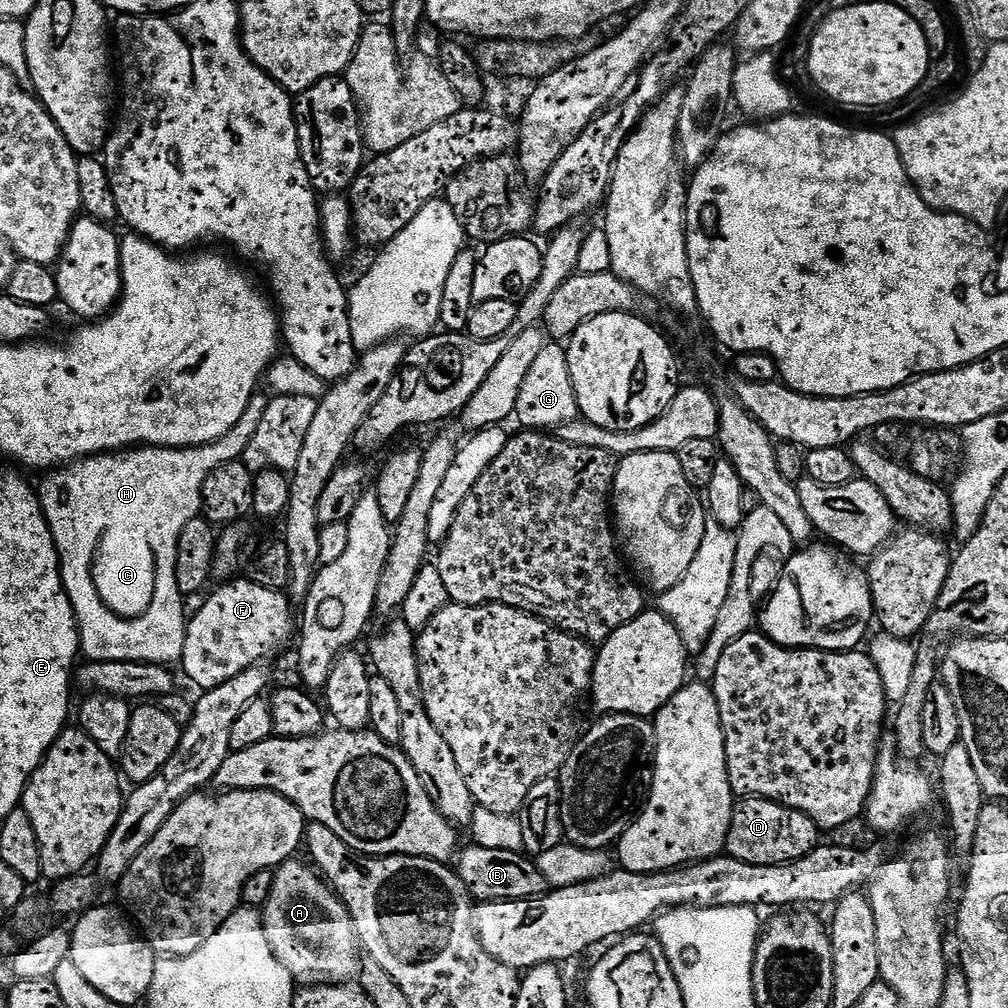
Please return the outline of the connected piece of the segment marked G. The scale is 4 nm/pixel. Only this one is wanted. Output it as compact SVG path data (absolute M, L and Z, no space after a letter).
M560 342L545 343L542 354L538 354L538 359L531 364L526 374L526 382L522 382L522 390L518 390L514 420L524 430L558 430L579 416L578 398L570 378L568 349Z

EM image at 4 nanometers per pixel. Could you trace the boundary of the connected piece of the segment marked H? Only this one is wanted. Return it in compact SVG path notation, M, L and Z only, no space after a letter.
M257 394L252 397L250 406L246 406L246 414L242 414L242 418L238 420L238 426L234 426L234 430L230 430L230 434L226 434L222 438L218 438L212 444L203 444L197 448L150 448L147 446L137 446L131 450L121 450L115 454L101 454L99 456L90 456L83 460L75 461L67 466L61 466L51 473L52 476L45 482L41 488L38 488L40 498L40 507L44 510L44 517L48 520L48 525L52 532L106 532L102 536L96 538L96 542L106 542L108 544L116 544L114 550L110 552L118 552L118 550L126 550L126 544L130 542L130 534L134 534L134 542L142 548L148 546L150 550L156 549L156 555L160 559L160 578L158 578L158 588L160 594L156 596L155 612L157 617L152 622L146 622L149 625L148 634L128 634L128 644L122 644L122 648L102 648L102 660L140 660L143 664L162 664L172 666L172 663L179 661L184 655L184 634L186 631L186 612L184 616L185 597L181 596L180 591L176 589L176 547L178 546L178 538L182 526L186 526L186 522L197 519L201 515L202 505L200 495L202 494L202 486L206 482L206 478L214 470L218 470L218 466L228 464L232 460L240 460L243 457L246 446L250 446L250 438L254 438L254 430L258 430L258 426L262 422L262 414L266 414L266 406L269 397L263 394Z

